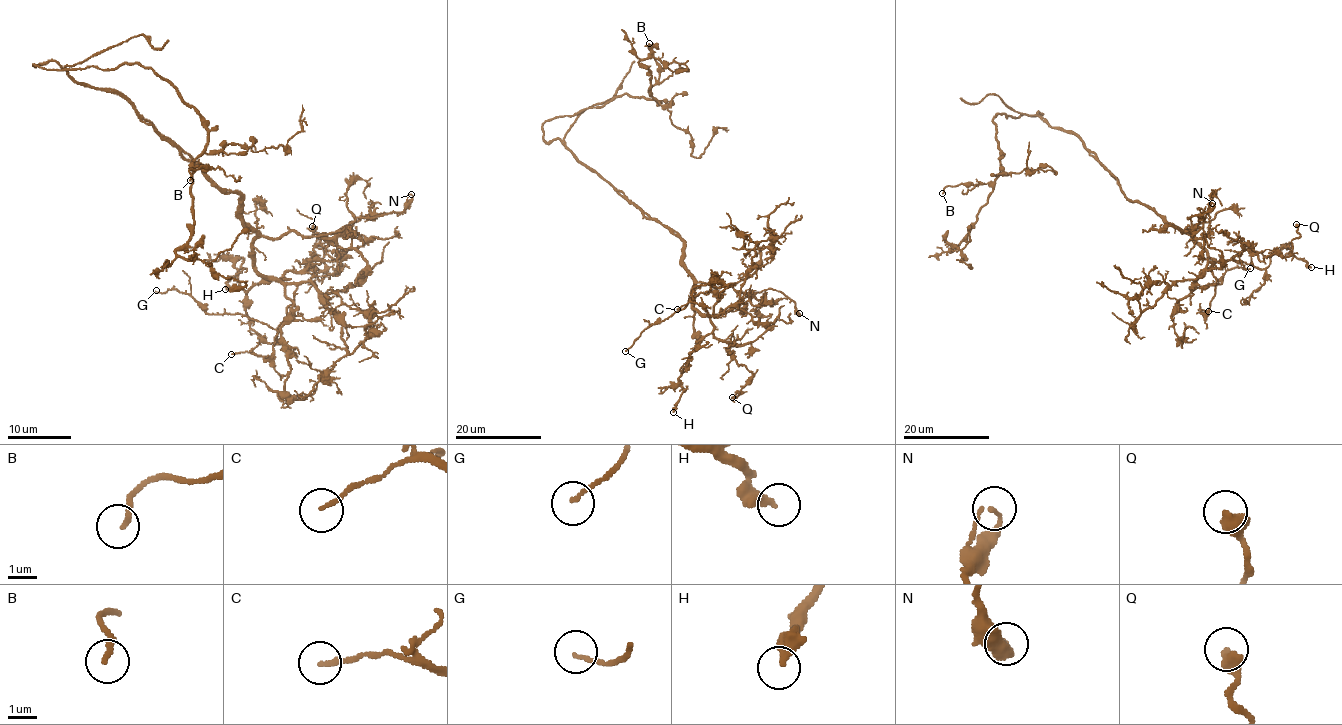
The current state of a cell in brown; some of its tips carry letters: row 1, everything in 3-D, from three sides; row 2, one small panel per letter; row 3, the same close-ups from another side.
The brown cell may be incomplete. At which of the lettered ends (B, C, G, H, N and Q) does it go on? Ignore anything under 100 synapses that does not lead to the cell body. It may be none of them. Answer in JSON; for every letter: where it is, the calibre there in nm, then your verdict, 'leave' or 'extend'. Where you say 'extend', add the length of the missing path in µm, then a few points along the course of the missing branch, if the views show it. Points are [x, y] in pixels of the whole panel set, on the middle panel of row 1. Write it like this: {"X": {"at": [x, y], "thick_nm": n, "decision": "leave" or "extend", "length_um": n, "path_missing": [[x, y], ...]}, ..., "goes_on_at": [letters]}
{"B": {"at": [649, 43], "thick_nm": 180, "decision": "leave"}, "C": {"at": [677, 309], "thick_nm": 160, "decision": "leave"}, "G": {"at": [625, 351], "thick_nm": 130, "decision": "leave"}, "H": {"at": [673, 412], "thick_nm": 280, "decision": "leave"}, "N": {"at": [799, 313], "thick_nm": 150, "decision": "leave"}, "Q": {"at": [732, 397], "thick_nm": 440, "decision": "leave"}, "goes_on_at": []}

